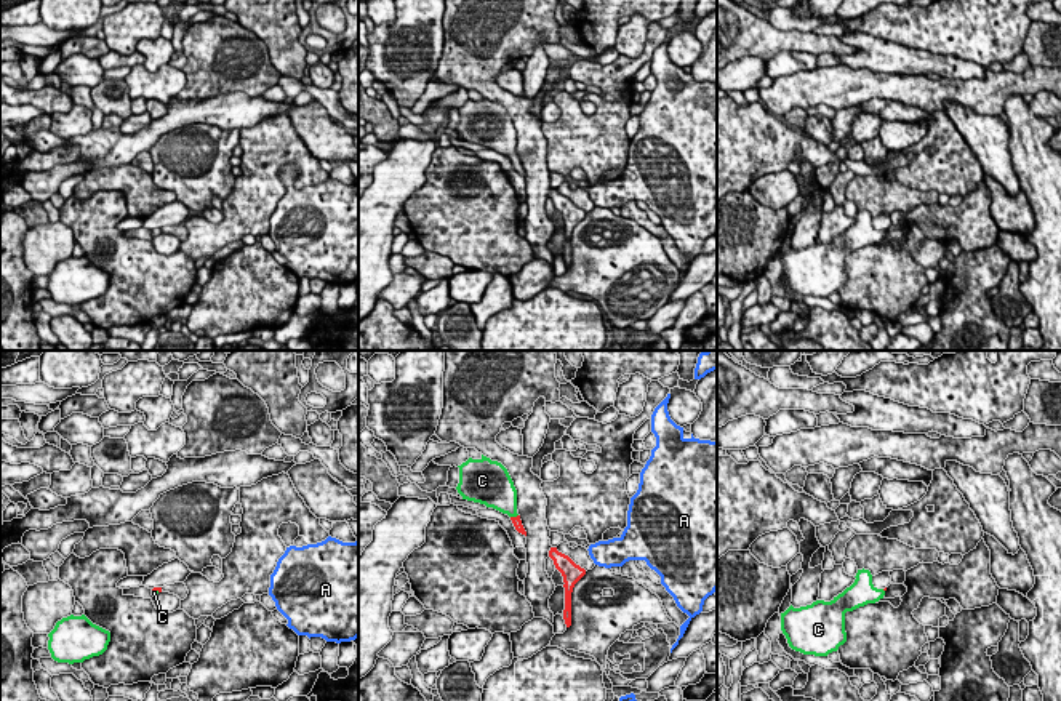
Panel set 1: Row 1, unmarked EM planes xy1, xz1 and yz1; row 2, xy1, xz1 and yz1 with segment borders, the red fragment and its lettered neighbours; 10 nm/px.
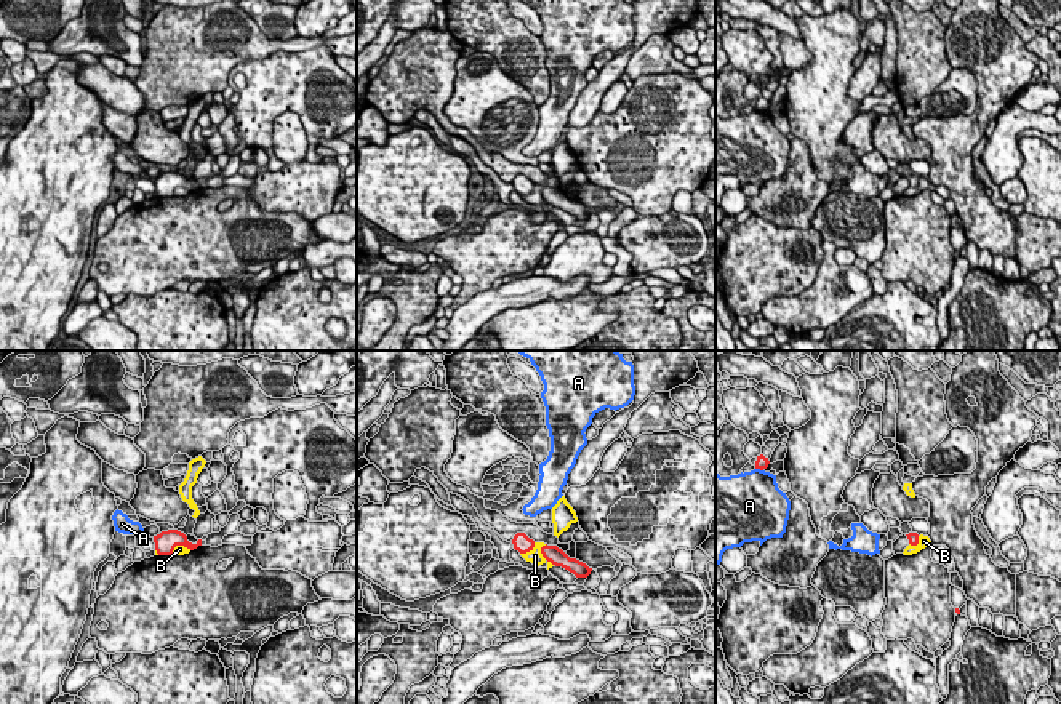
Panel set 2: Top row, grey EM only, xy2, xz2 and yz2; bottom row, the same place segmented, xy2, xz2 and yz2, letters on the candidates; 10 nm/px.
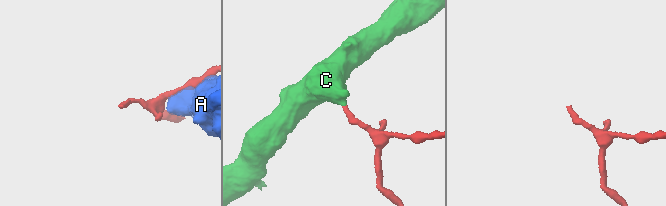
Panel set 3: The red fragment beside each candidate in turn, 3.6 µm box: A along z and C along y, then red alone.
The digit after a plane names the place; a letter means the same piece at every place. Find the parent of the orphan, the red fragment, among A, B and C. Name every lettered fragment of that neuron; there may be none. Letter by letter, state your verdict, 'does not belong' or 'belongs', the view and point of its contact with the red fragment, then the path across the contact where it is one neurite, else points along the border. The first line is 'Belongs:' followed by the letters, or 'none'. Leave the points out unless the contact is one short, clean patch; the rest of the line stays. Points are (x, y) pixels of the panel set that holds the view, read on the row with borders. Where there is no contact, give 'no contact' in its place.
Belongs: C
A: does not belong | yz2 (759, 468)
B: does not belong | xz2 (543, 556) | along xz2 (543, 544), (541, 554), (552, 565)
C: belongs | xz1 (514, 517) | across xz1 (516, 520), (514, 517), (503, 496)

